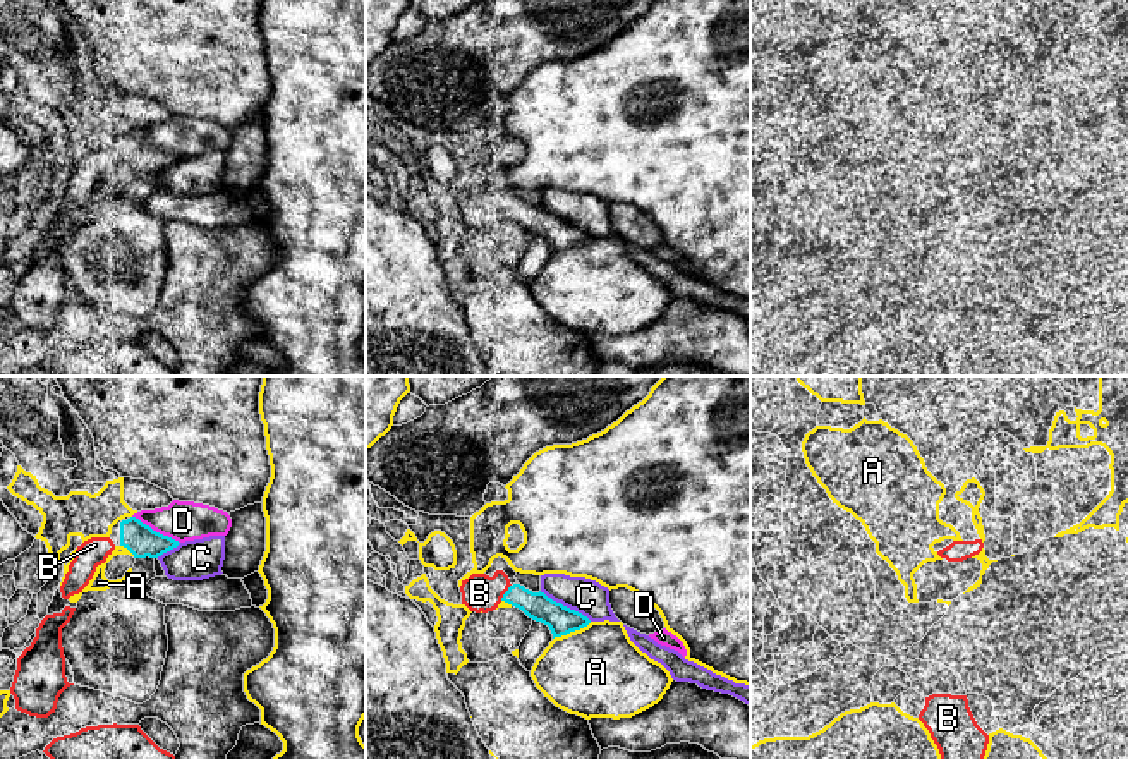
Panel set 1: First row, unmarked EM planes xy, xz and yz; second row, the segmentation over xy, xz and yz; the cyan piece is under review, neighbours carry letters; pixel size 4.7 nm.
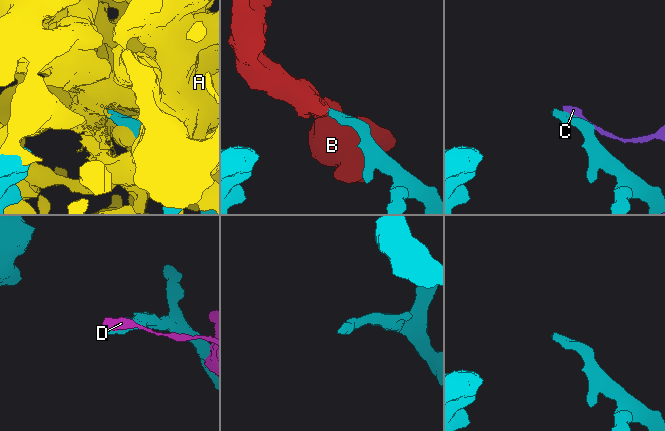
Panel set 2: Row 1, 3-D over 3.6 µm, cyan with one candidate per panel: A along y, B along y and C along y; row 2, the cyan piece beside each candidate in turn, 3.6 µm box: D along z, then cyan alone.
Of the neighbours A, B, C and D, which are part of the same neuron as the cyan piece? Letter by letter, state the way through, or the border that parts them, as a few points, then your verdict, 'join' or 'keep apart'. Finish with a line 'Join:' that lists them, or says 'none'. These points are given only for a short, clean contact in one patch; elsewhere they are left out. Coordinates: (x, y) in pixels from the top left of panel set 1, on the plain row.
A: keep apart
B: join
C: keep apart
D: keep apart
Join: B

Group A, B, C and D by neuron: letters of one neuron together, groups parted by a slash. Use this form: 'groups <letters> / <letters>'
groups A / B / C / D

